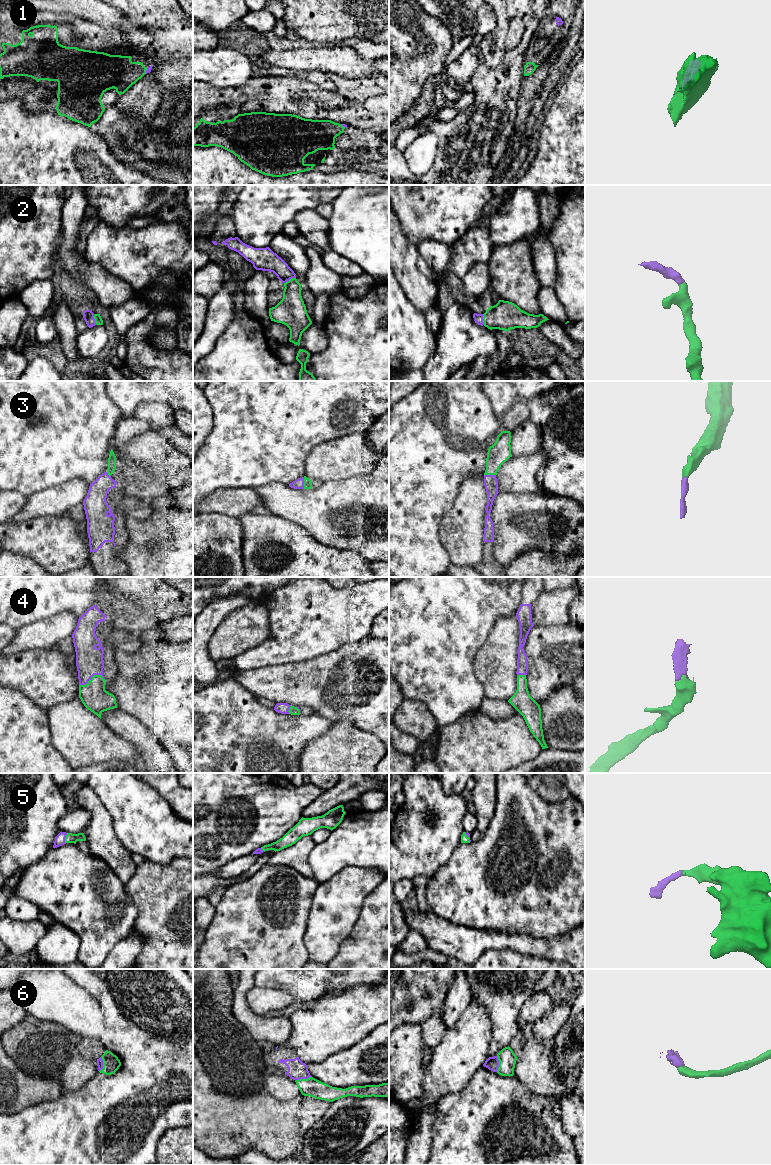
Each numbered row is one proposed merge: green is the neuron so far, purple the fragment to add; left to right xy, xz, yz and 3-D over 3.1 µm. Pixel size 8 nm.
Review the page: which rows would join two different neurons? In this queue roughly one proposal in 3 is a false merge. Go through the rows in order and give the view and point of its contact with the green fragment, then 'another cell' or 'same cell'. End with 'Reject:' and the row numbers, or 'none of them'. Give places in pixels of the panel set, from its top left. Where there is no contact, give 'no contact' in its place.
1: contact xy (145, 71); same cell
2: contact xz (290, 279); same cell
3: contact xz (304, 483); same cell
4: contact xy (92, 678); same cell
5: contact xy (65, 838); same cell
6: contact xz (303, 1079); same cell
Reject: none of them

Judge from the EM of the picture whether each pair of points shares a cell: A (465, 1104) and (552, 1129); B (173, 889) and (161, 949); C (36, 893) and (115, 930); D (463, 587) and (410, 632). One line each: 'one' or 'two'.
A: one
B: one
C: one
D: one

